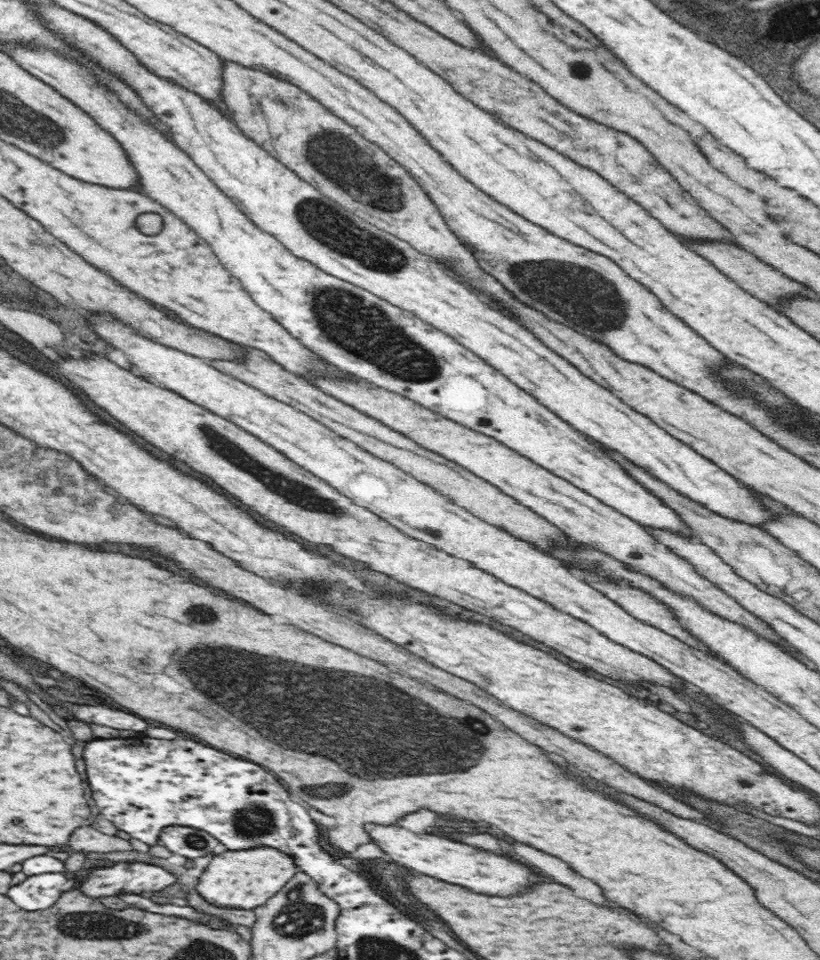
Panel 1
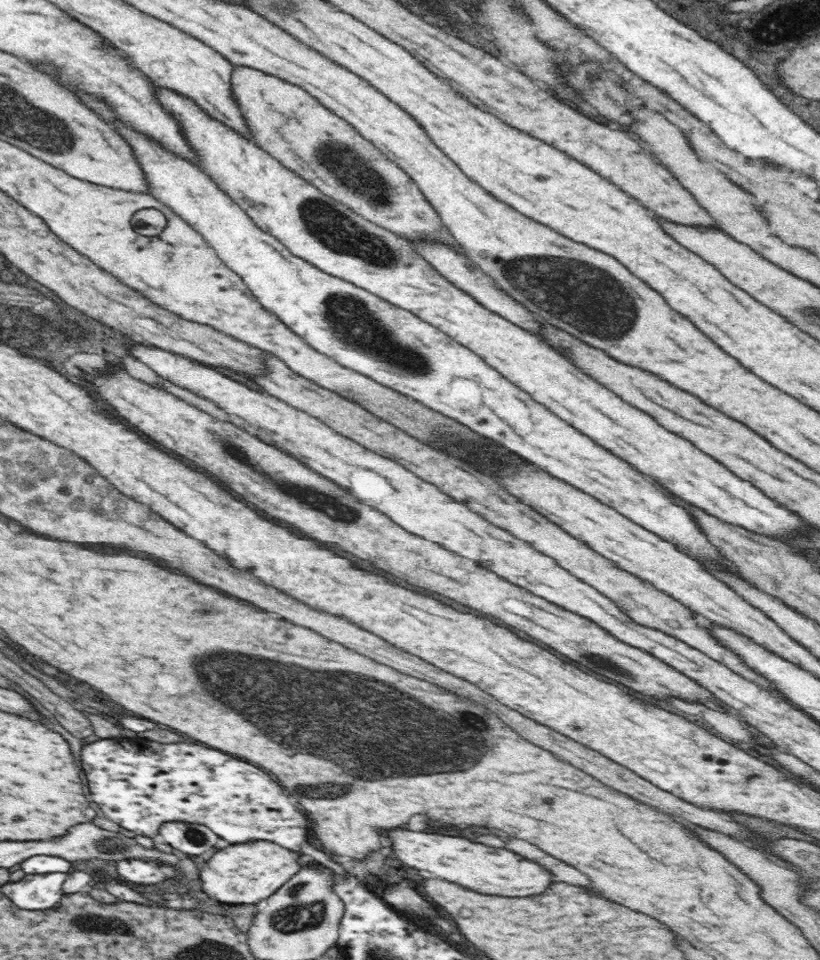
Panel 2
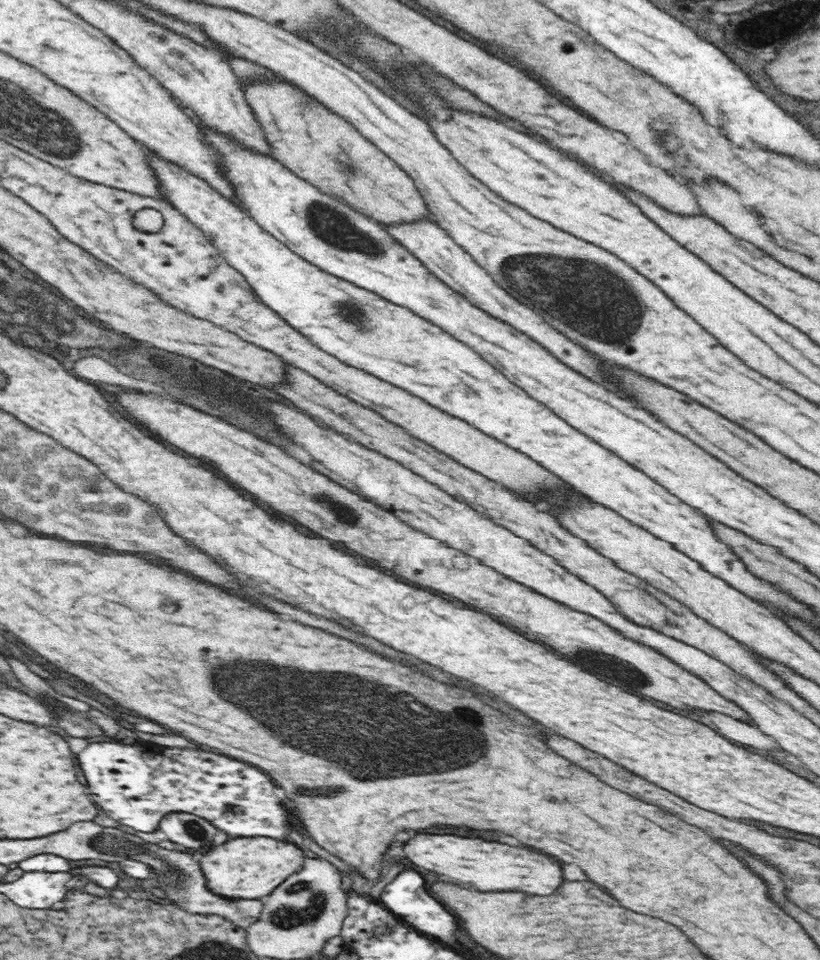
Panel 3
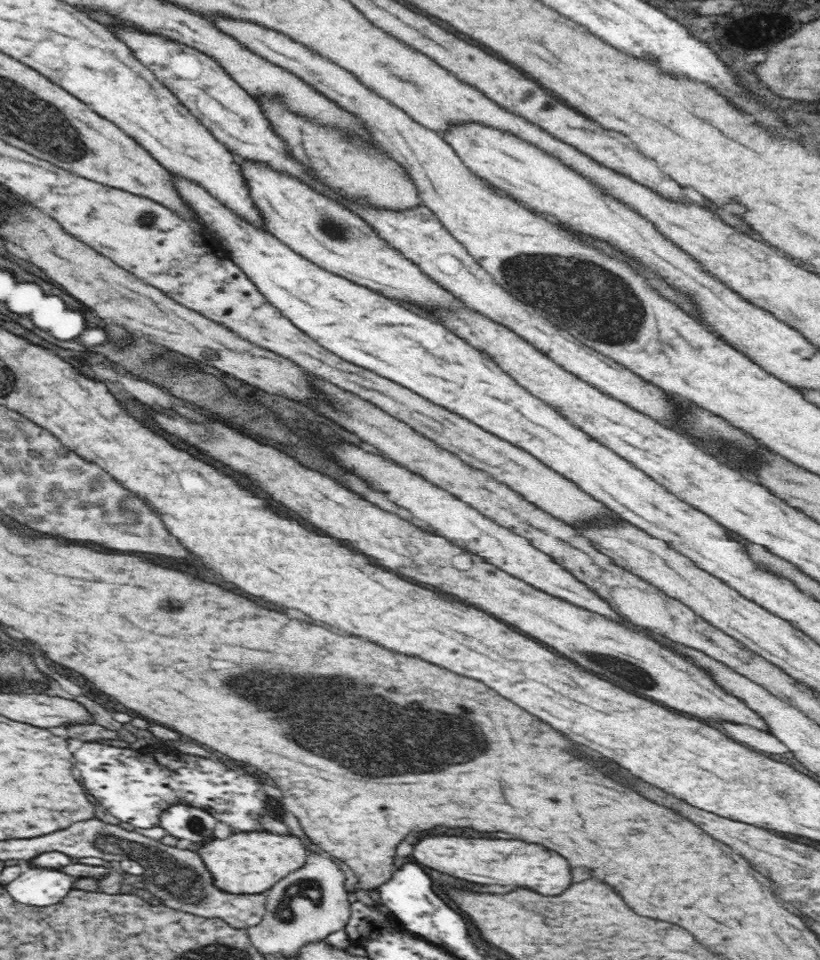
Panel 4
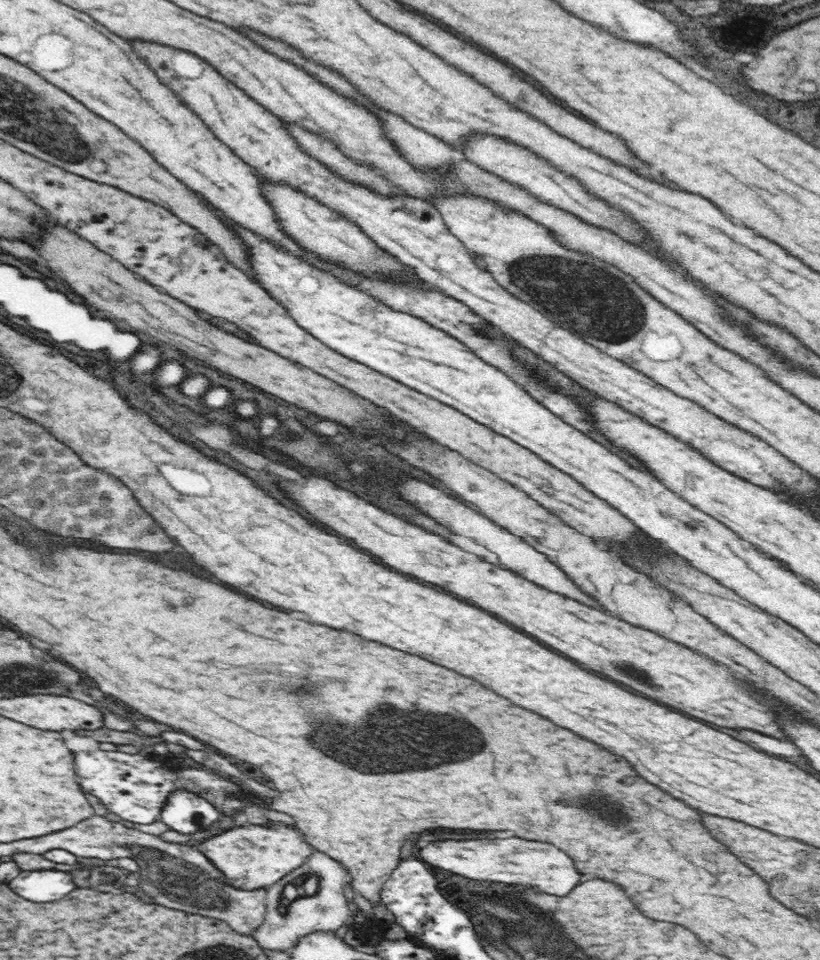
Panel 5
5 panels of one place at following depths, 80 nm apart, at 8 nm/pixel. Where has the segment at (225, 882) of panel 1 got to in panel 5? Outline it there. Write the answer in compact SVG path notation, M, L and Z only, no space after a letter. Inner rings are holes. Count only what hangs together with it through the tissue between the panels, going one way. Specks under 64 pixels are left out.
M272 822L270 826L238 826L224 834L212 836L200 846L196 846L200 852L212 860L216 870L224 876L228 886L242 890L253 890L267 888L278 882L283 876L298 868L314 852L308 842L300 836L296 828L286 828L284 824Z

